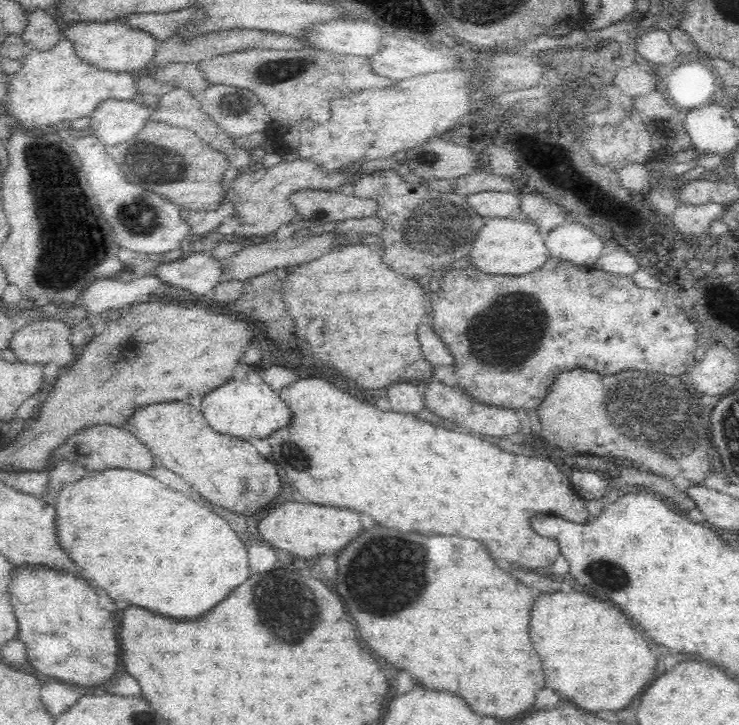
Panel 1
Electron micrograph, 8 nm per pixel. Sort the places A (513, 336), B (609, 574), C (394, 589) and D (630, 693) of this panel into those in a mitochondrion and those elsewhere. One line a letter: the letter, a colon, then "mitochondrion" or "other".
A: mitochondrion
B: mitochondrion
C: mitochondrion
D: other

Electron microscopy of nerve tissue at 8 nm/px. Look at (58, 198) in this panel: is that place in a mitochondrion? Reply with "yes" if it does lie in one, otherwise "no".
yes

